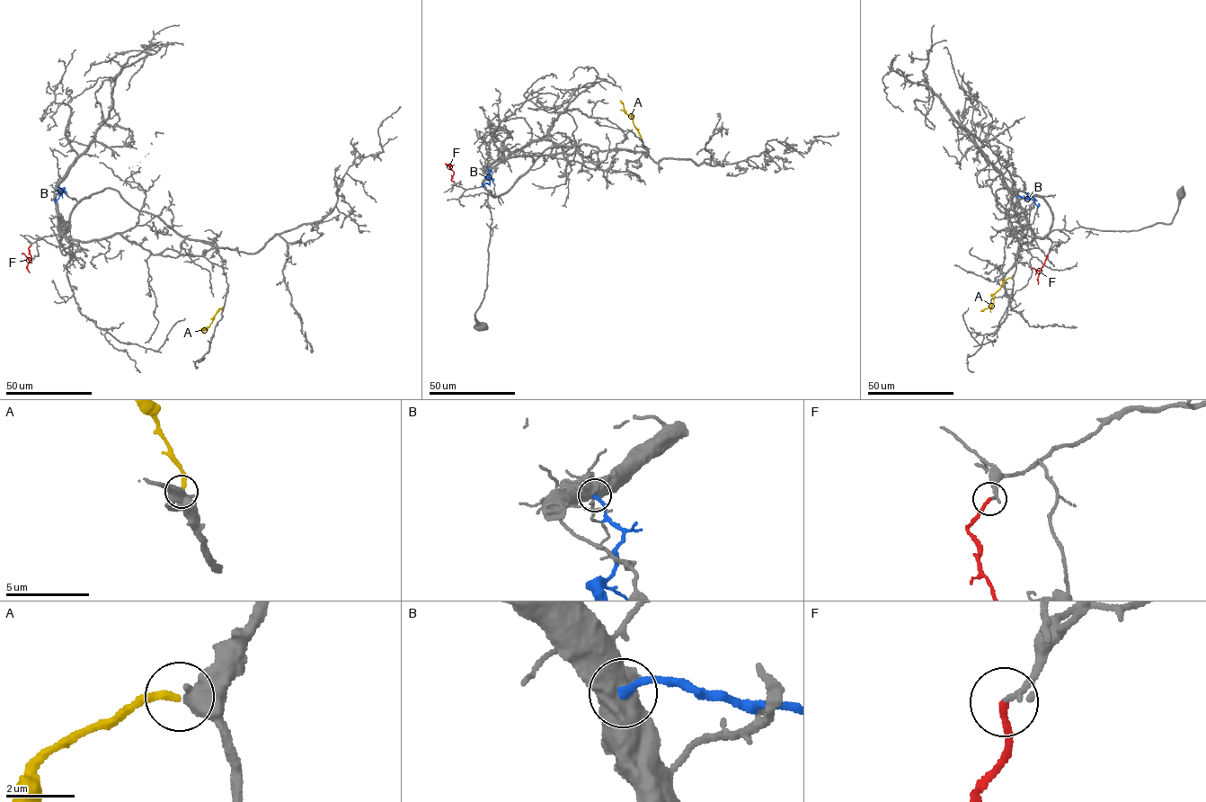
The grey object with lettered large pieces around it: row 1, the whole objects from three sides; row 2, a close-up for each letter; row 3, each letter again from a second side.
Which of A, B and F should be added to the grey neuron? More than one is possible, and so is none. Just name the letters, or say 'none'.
A, F

